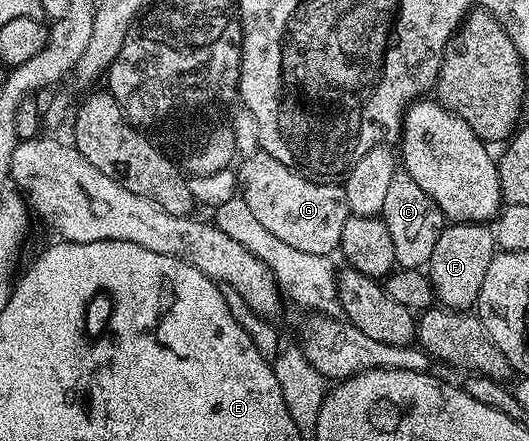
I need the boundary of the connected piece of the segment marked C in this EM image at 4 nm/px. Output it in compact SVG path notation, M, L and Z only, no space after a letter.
M395 167L392 174L392 183L384 197L384 206L380 213L384 226L388 226L388 235L392 237L392 250L396 250L395 265L398 268L425 269L432 258L432 250L436 250L436 241L439 240L442 229L447 227L446 215L420 190L420 185L412 179L406 169Z

